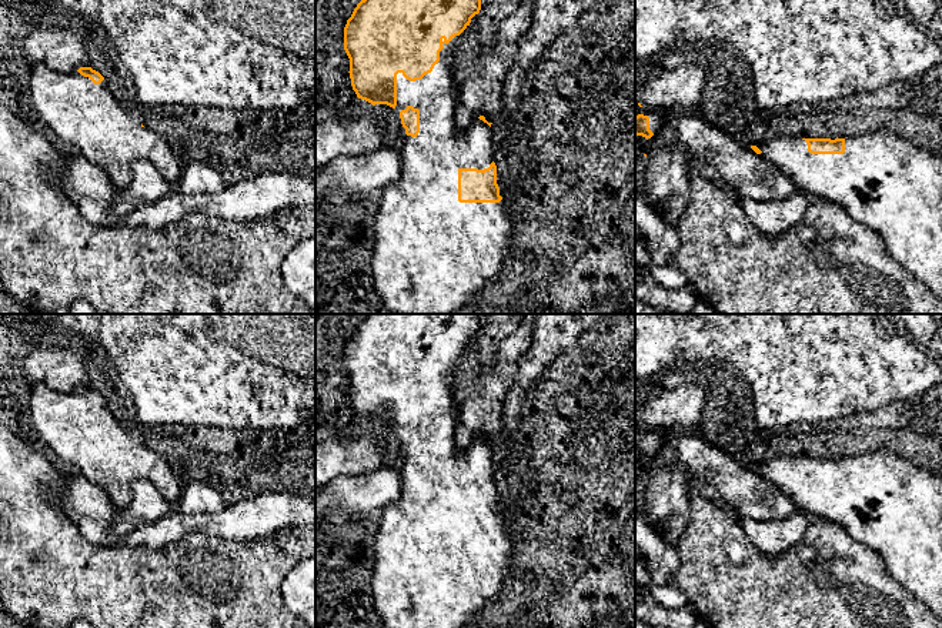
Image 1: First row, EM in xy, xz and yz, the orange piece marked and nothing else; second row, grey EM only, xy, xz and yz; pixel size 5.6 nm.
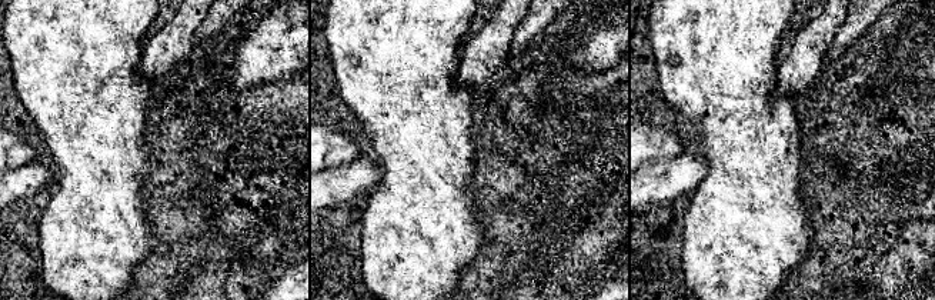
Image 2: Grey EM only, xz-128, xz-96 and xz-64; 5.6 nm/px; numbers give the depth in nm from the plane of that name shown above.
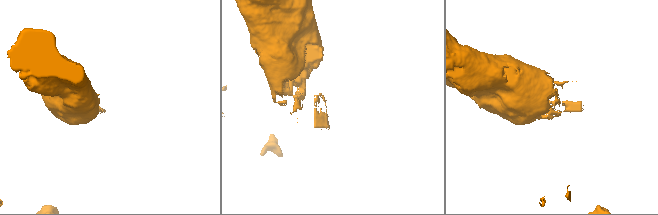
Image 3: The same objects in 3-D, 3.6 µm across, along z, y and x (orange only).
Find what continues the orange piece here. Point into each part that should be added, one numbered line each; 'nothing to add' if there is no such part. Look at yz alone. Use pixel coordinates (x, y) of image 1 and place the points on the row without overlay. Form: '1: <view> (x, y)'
1: yz (885, 501)

